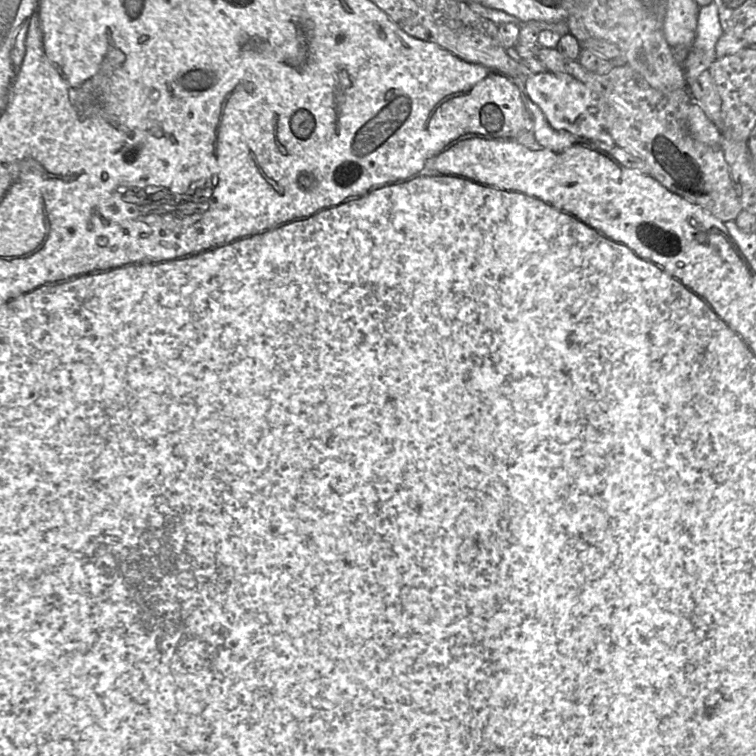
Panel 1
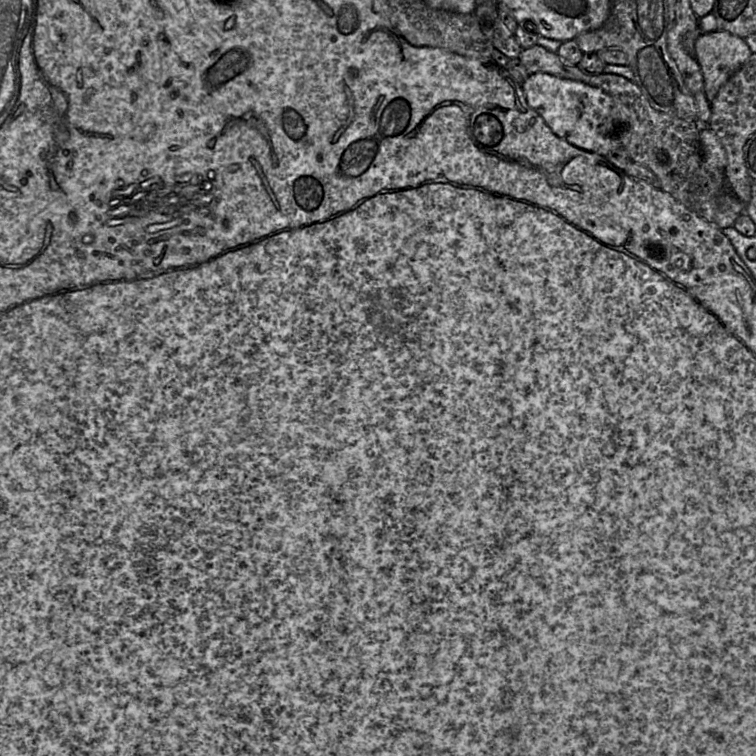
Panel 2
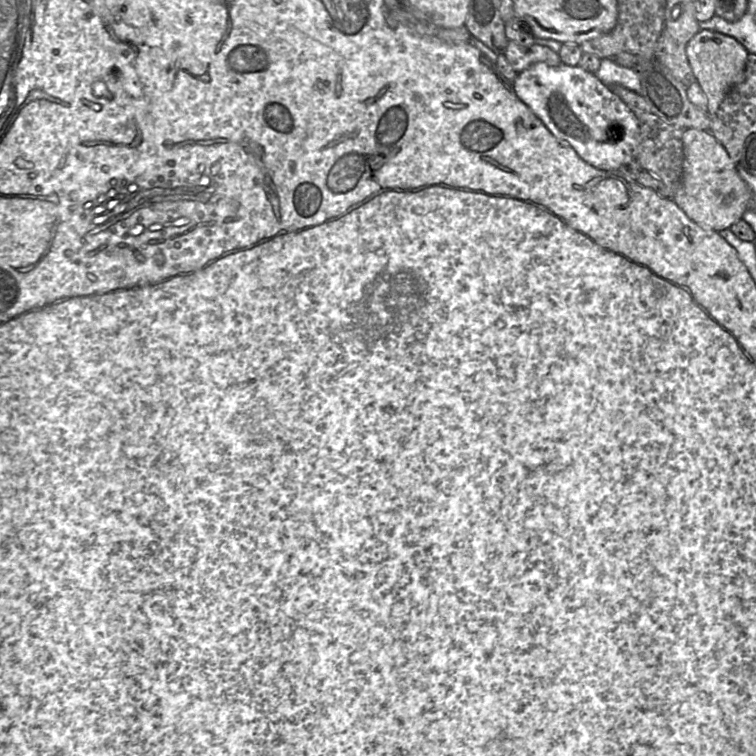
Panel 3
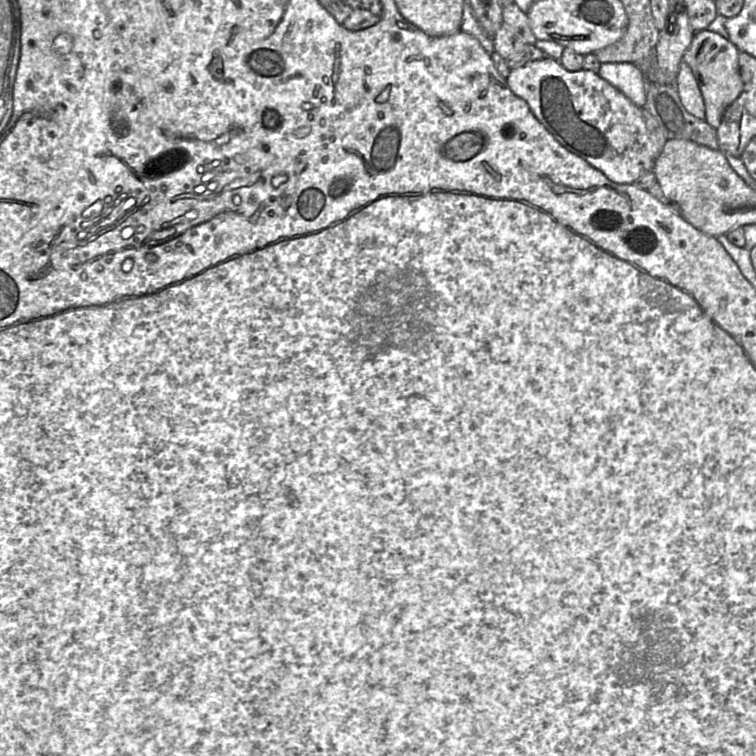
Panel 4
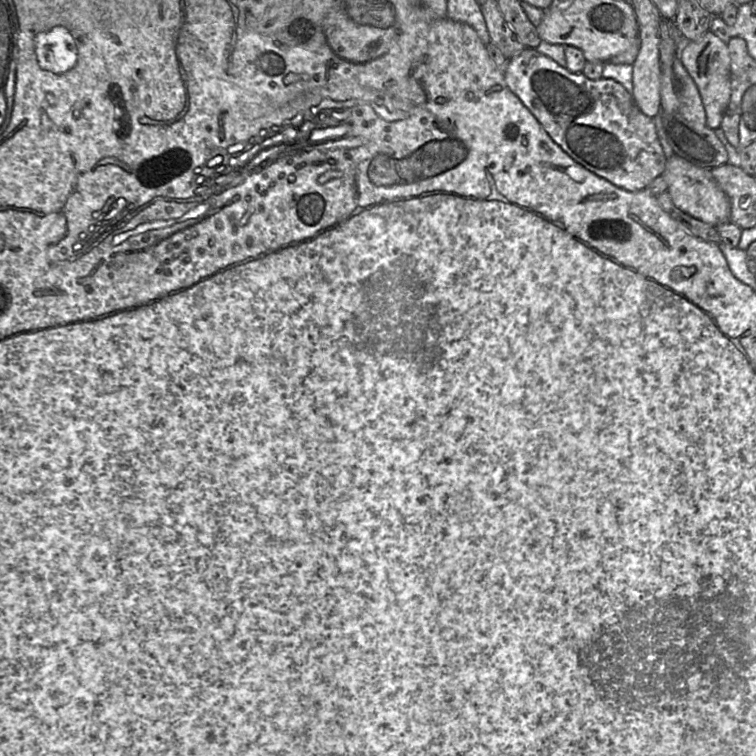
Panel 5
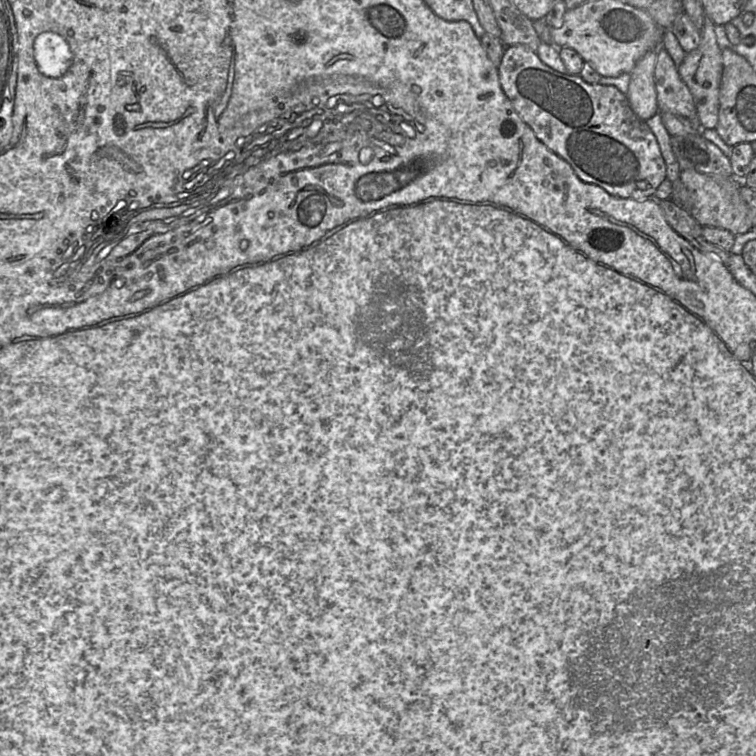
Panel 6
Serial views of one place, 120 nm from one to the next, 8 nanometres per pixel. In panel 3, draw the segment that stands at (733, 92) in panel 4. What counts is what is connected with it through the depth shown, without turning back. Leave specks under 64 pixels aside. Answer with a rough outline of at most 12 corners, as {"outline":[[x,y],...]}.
{"outline":[[700,29],[686,54],[716,114],[744,80],[748,52]]}

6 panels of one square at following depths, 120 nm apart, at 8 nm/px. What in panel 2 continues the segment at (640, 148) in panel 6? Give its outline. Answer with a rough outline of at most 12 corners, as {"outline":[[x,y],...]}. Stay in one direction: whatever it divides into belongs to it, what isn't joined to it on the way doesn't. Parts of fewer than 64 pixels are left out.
{"outline":[[543,72],[521,86],[561,139],[604,157],[626,109],[602,89]]}

